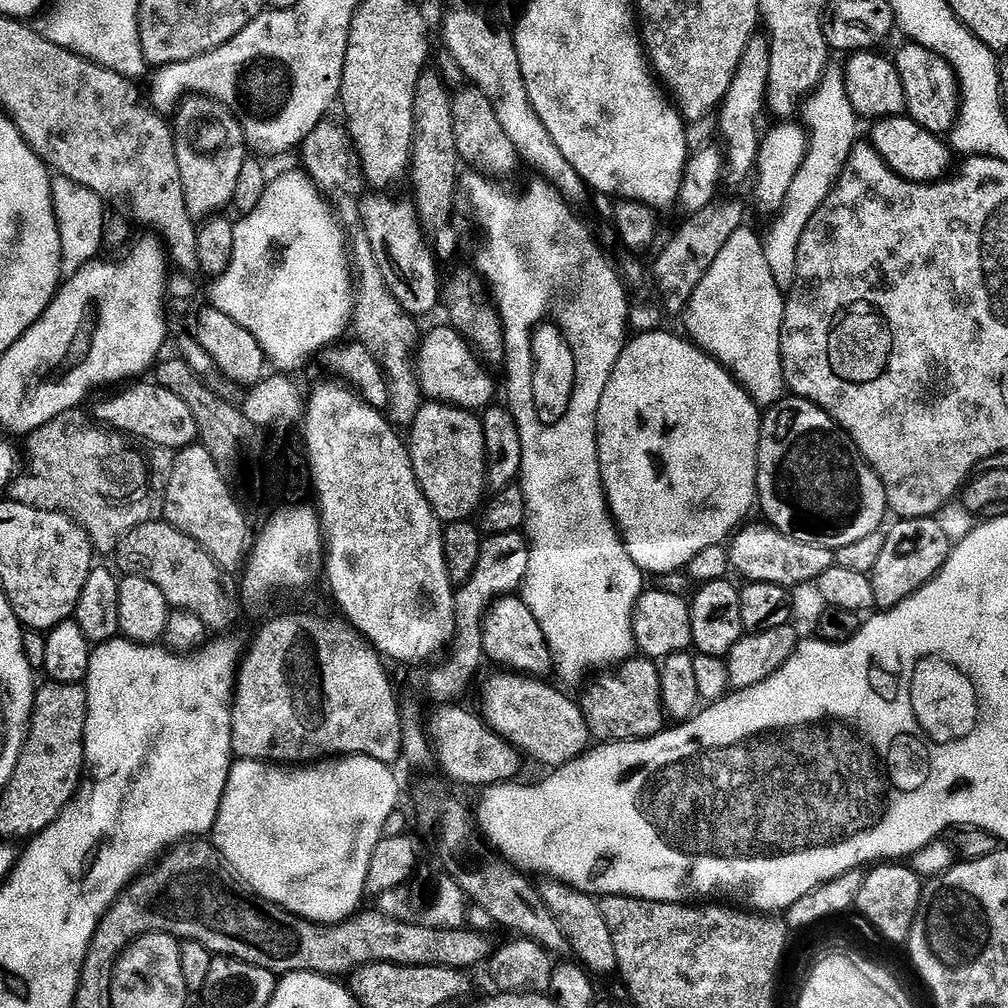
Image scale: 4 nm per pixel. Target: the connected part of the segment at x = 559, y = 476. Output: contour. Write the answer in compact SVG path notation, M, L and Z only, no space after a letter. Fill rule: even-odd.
M590 420L582 438L570 438L570 442L558 444L558 454L522 454L518 477L526 504L522 531L528 544L528 569L522 585L522 598L526 606L530 606L530 614L538 618L538 626L542 626L542 634L552 651L554 672L560 675L561 685L583 685L584 676L615 669L633 659L637 647L632 615L636 612L640 595L646 591L645 573L641 572L634 558L630 558L624 537L612 519L600 473L596 432L590 432L590 428L596 428L596 420Z

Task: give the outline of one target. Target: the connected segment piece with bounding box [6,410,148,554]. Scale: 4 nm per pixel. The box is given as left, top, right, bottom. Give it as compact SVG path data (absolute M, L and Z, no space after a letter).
M84 410L63 412L50 422L46 422L41 428L27 433L28 449L25 450L24 456L28 461L25 464L23 461L22 471L8 485L6 496L9 500L26 506L34 506L38 510L68 513L73 520L78 521L88 531L88 535L92 538L93 549L97 553L112 554L120 545L120 537L134 526L134 520L112 509L112 502L136 496L147 486L148 464L144 461L143 454L135 448L137 445L123 432L97 422L89 413L88 416Z

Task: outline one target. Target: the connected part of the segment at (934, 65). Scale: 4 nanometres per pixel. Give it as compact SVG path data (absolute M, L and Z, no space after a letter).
M908 42L897 56L894 63L902 78L906 94L906 112L918 126L930 130L935 136L943 137L951 133L960 114L960 84L954 70L939 56L922 46Z

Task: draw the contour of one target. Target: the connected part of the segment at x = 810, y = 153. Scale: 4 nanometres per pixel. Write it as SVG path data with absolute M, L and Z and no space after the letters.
M829 59L819 84L803 101L804 122L812 131L812 138L804 152L802 166L798 174L794 174L794 182L790 182L784 202L775 213L776 221L769 226L768 233L765 231L762 236L770 274L774 274L774 282L778 282L780 291L785 294L791 292L796 281L798 242L802 242L802 234L810 218L814 218L818 206L822 206L825 198L832 193L832 186L844 169L850 150L858 143L858 117L850 98L844 94L844 64L836 60L839 59Z

